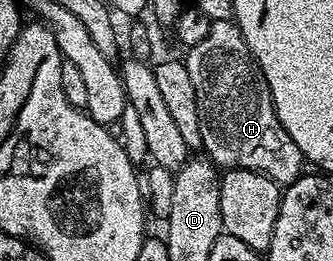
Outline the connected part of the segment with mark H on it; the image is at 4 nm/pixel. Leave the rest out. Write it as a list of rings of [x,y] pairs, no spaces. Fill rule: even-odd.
[[[233,19],[212,21],[209,32],[199,45],[188,48],[183,62],[191,81],[195,85],[195,101],[199,109],[199,142],[205,146],[204,154],[212,159],[221,169],[242,167],[255,173],[263,173],[271,181],[279,185],[288,185],[301,178],[303,174],[303,156],[299,145],[291,141],[287,129],[279,121],[275,113],[275,105],[271,97],[271,89],[255,61],[255,57],[247,49],[243,33]]]

